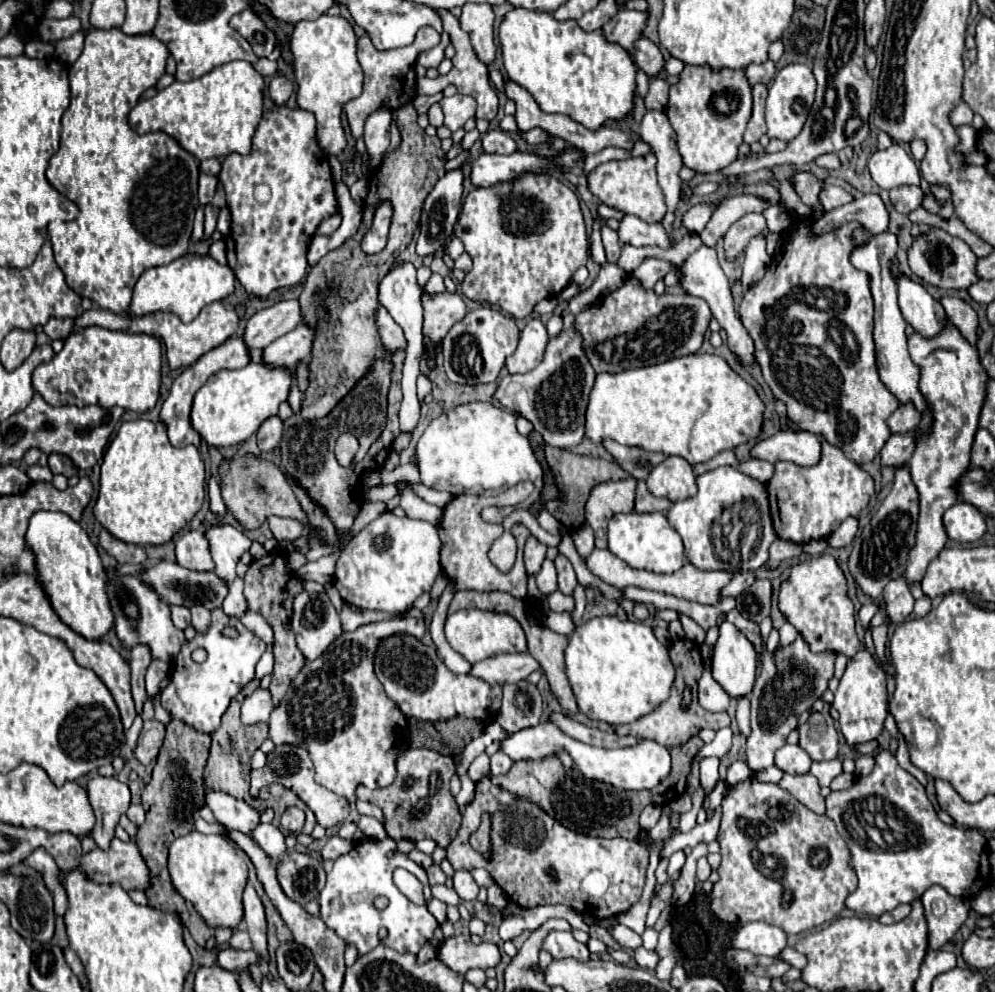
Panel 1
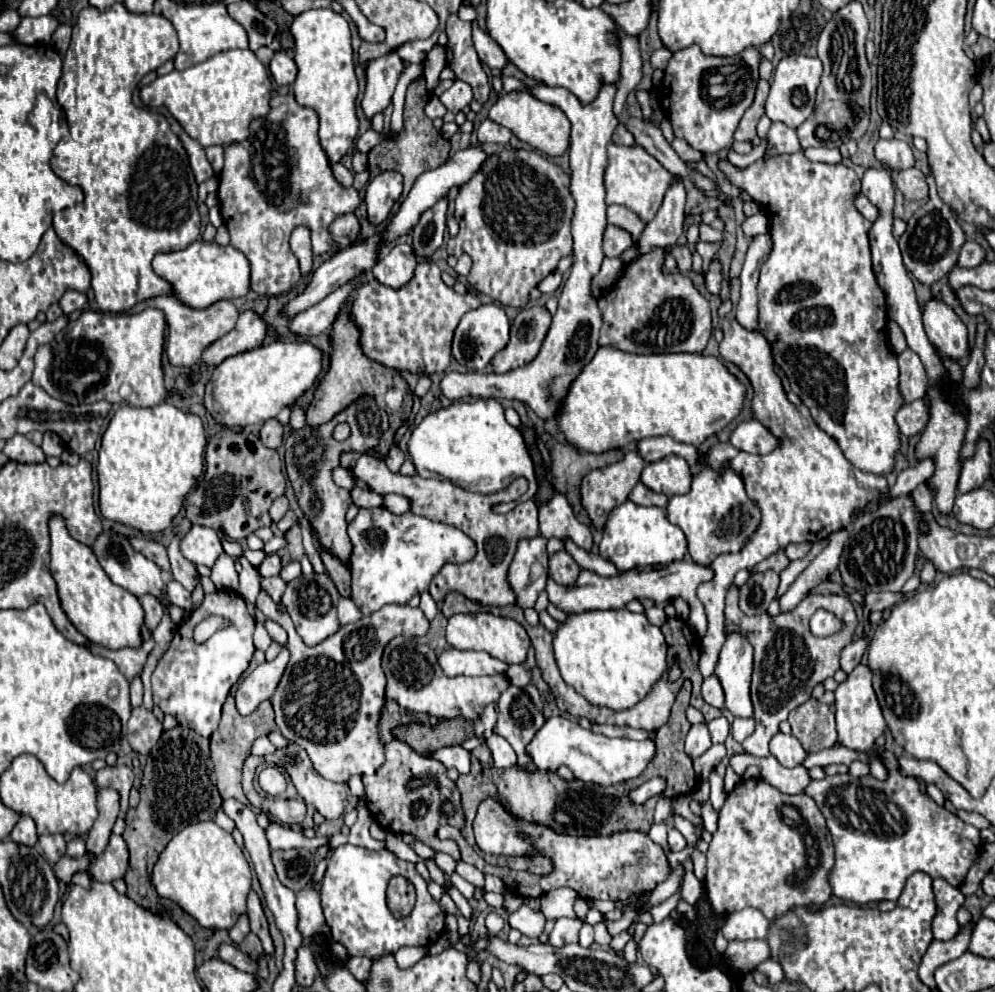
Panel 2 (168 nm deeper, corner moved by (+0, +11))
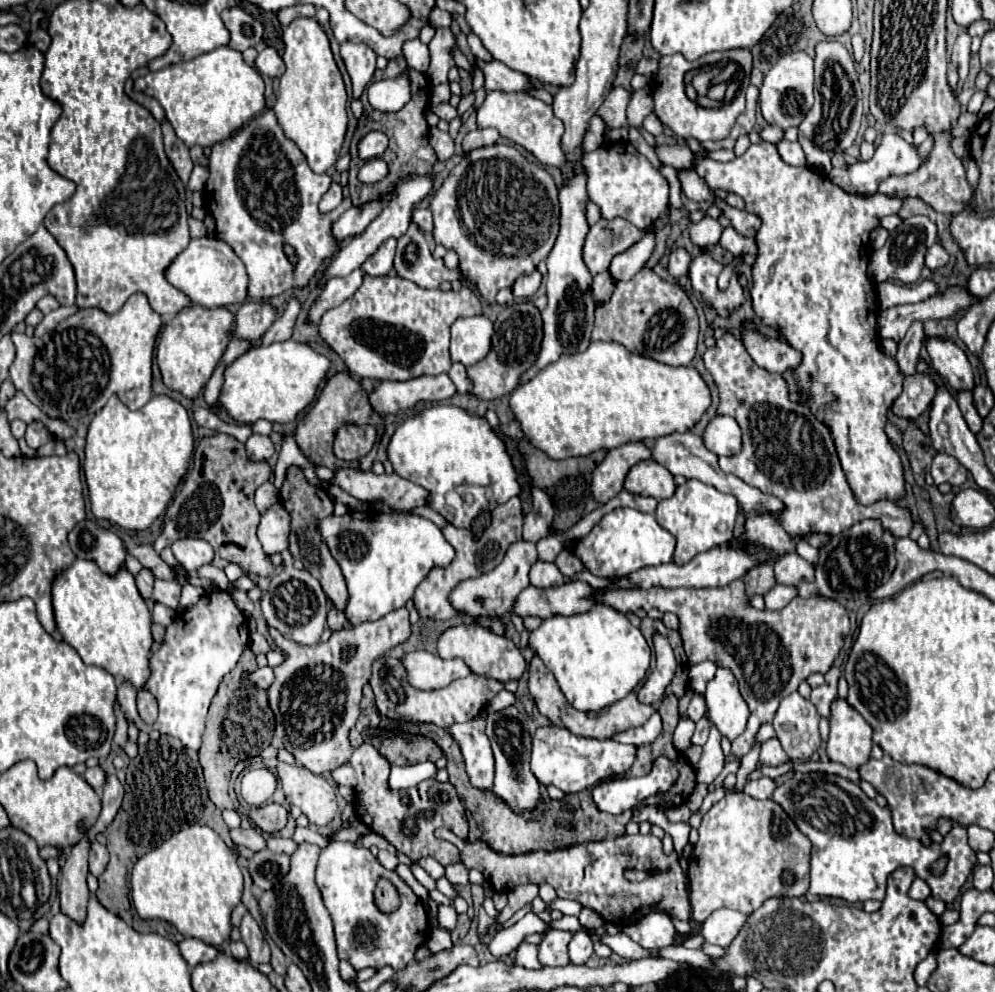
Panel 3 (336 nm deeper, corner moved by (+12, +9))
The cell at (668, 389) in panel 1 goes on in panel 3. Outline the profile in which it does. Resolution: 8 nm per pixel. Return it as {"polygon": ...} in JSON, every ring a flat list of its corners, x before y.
{"polygon":[[591,342,591,346,573,356,559,358,545,366,533,380,521,384,511,394,511,410,521,422,531,442,555,460,571,456,589,456,597,450,611,450,627,442,661,438,675,432,689,432,711,406,711,390,693,366,667,366,625,350,617,342]]}

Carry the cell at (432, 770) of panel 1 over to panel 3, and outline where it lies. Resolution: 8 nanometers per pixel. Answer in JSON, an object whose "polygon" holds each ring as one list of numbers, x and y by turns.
{"polygon":[[363,744,353,752,351,766,357,772,357,786,355,786,355,810,357,818,367,824,371,830,387,838,393,846,397,846,403,854,407,854,411,860,419,860,423,856,431,856,443,866,459,862,459,852,451,842,439,840,433,836,433,830,439,826,449,828,453,834,457,834,461,840,467,838,467,820,465,820,465,808,455,792,455,786,449,782,437,782,437,780,425,780,417,786,405,788,405,790,393,790,389,786,389,772,391,764,389,760,373,746]]}

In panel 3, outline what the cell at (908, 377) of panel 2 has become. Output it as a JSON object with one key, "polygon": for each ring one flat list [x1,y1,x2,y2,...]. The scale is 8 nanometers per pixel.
{"polygon":[[913,322,909,326,905,338,899,342,899,350,895,354,895,362,899,364,903,376,915,374,915,364,917,364,917,358,919,358,919,350,923,346,923,338,925,338,923,324,921,322]]}

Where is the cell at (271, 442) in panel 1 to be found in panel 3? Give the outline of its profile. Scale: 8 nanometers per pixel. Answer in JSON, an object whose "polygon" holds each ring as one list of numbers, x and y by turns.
{"polygon":[[251,434,249,440,245,442,247,446,247,454,253,460,269,460,273,456,273,442,269,436,263,434]]}

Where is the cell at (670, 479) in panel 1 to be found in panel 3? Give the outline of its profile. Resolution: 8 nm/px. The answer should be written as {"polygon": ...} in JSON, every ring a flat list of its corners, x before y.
{"polygon":[[643,460,629,470,625,478,625,490,631,494,663,500,675,494,675,482,673,474,665,466,657,464,655,460]]}

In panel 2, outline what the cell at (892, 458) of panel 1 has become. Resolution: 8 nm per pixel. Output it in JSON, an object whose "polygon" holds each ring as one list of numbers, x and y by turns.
{"polygon":[[925,396,925,398,921,398,921,400,903,404,903,406,897,410,895,420,897,420,897,424,899,424,901,434,905,434,905,436,917,434,917,432,919,432,921,428,925,428,925,424,929,422,929,398]]}

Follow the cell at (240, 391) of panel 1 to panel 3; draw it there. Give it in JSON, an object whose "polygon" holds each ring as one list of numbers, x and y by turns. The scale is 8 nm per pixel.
{"polygon":[[283,340,269,346,253,346,225,368,225,382,219,394,219,408,239,424,253,424,261,418,271,422,291,422,301,410,305,410,313,402,317,386,325,378,329,366,331,364,325,356,317,354,309,344,301,344,295,340]]}

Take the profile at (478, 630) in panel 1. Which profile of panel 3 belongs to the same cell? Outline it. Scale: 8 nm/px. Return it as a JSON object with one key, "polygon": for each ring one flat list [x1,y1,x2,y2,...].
{"polygon":[[457,624,457,626,447,628,437,642,437,652,441,658,461,658,467,662,467,666,475,674,495,678,499,682,521,678,521,674,525,670,525,658,523,658,521,650,513,644,513,640,499,636,499,634,491,632,489,628,483,628,477,624]]}

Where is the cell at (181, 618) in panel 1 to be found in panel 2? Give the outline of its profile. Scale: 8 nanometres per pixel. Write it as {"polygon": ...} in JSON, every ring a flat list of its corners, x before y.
{"polygon":[[171,580,167,584,167,594,169,594,169,600,173,606,183,608,187,614,191,612,191,592,185,590,181,584,177,584,177,580]]}

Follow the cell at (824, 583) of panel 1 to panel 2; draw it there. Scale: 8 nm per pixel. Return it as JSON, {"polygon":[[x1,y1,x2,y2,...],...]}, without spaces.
{"polygon":[[817,612,811,616,811,632,815,636,831,636,841,628,841,622,831,612]]}

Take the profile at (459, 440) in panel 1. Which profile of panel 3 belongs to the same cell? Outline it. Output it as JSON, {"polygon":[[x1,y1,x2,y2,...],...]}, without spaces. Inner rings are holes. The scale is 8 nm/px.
{"polygon":[[439,404,403,422,389,442,387,456,401,478,429,490,429,506,457,528,471,528,473,518,479,516,481,510,493,510,521,492,503,440,485,416,471,416,457,406],[469,486,477,490,469,490],[449,492,457,492,461,498,469,498,469,502,451,506,445,500]]}

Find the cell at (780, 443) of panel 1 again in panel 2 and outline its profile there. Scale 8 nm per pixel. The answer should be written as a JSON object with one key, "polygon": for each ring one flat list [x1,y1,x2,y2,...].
{"polygon":[[757,420,737,424,737,428,731,432,729,442,737,450,749,454,769,454,777,446,777,438,767,428,763,428]]}

